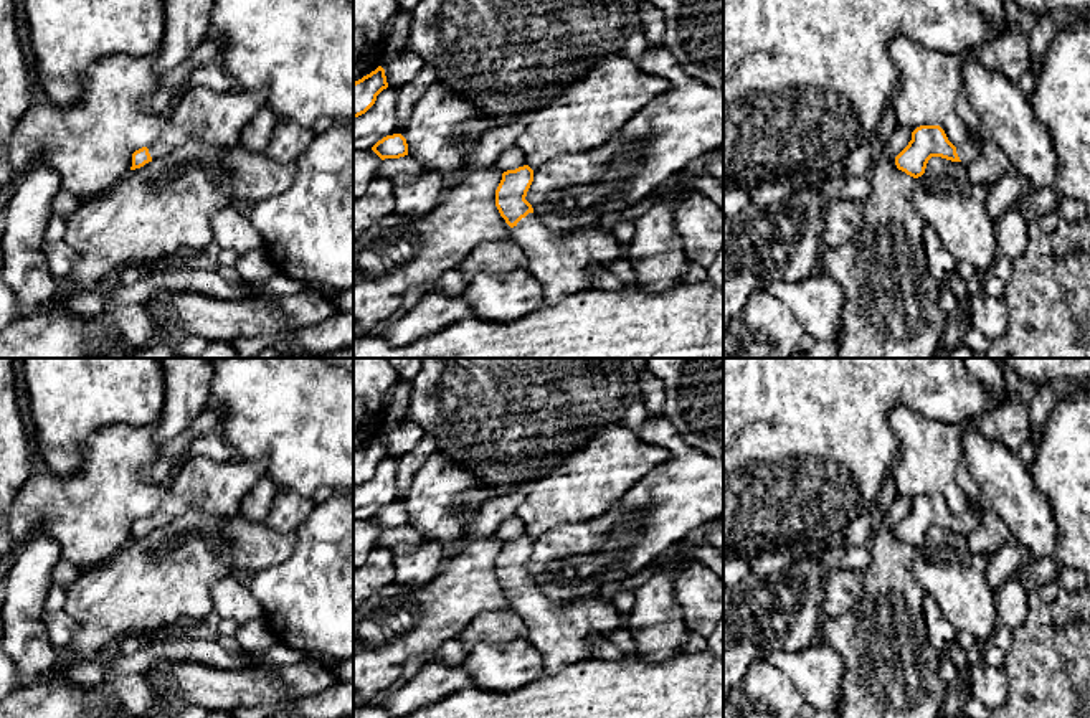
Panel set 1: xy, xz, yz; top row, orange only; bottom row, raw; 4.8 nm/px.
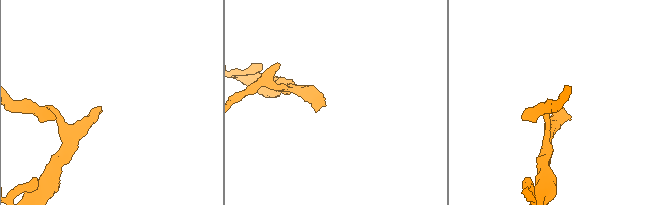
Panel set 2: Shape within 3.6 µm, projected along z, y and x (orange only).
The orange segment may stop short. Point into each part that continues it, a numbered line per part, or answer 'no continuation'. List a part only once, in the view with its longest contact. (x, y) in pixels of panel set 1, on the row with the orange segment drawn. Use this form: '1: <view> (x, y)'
1: xz (559, 261)

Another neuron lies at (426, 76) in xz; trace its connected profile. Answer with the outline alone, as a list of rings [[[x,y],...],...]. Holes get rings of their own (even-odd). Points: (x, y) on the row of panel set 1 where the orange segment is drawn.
[[[424,64],[416,76],[398,89],[396,99],[396,134],[403,130],[415,102],[438,81],[438,71]]]

